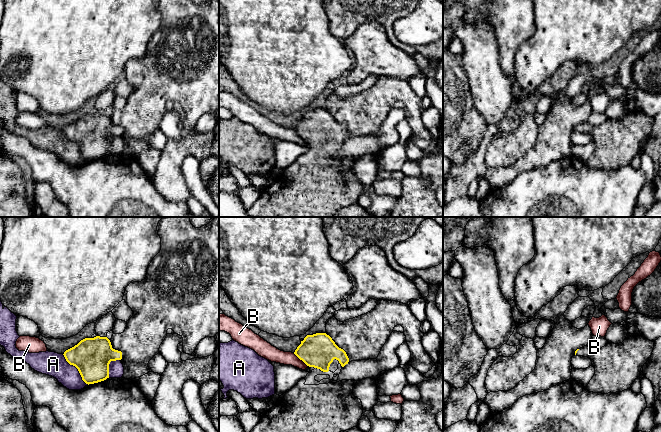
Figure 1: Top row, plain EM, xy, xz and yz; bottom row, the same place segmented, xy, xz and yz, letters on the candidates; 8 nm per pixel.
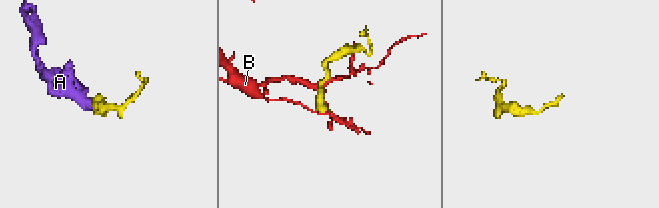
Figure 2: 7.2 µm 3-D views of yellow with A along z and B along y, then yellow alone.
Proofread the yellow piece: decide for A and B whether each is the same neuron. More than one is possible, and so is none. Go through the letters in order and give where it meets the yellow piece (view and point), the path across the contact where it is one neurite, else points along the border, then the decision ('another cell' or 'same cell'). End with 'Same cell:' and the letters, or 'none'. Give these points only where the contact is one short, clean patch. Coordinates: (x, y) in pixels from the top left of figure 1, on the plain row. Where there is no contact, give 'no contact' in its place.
A: meets yellow in xy at (77, 144); another cell
B: meets yellow in xz at (300, 135); border along xz (293, 129), (307, 142); another cell
Same cell: none

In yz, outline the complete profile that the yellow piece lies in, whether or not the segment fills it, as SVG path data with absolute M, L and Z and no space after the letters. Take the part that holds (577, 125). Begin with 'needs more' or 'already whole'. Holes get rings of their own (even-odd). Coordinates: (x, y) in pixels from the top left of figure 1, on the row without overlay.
needs more | M627 110L619 120L608 118L599 126L592 126L587 121L577 125L575 131L590 134L595 144L586 165L602 170L629 165L651 133L654 119L641 110Z

